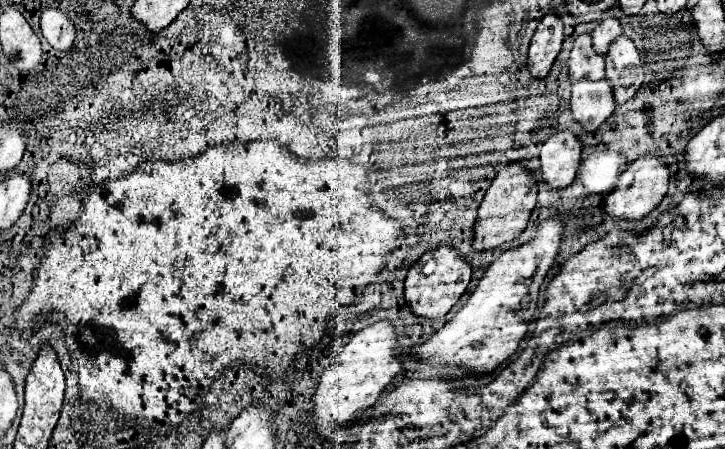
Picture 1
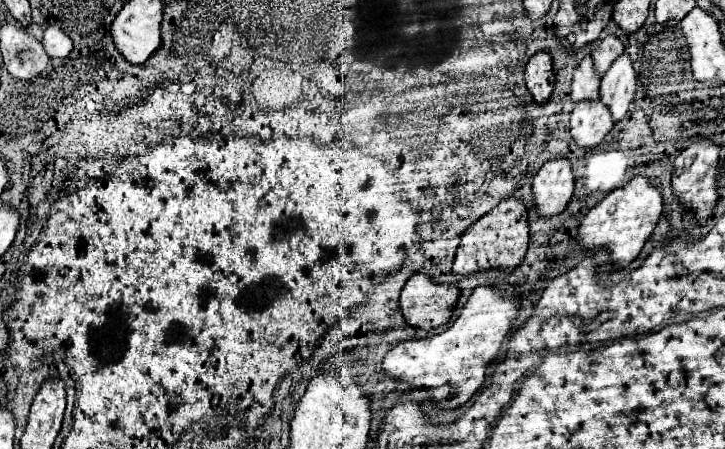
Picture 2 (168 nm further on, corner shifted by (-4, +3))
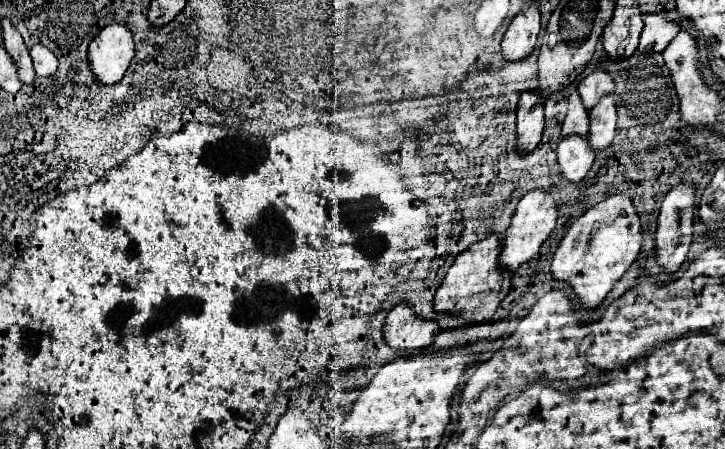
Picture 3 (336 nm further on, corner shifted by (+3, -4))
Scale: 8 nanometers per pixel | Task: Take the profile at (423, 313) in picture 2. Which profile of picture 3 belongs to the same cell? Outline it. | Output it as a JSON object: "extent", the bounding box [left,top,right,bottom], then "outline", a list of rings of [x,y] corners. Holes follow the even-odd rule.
{"extent":[382,302,440,350],"outline":[[[402,302],[388,312],[382,332],[386,344],[394,350],[424,350],[434,342],[440,326],[434,320],[420,320],[414,310]]]}

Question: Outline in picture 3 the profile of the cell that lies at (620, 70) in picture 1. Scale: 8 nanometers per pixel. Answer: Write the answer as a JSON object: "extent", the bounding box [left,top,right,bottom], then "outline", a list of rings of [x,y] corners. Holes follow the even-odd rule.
{"extent":[588,96,616,152],"outline":[[[604,96],[590,112],[588,144],[594,152],[600,152],[612,144],[616,134],[616,104],[612,96]]]}

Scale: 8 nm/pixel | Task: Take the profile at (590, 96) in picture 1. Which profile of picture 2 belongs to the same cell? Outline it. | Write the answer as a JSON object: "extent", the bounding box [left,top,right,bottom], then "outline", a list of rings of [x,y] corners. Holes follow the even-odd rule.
{"extent":[571,99,613,149],"outline":[[[601,99],[575,103],[575,109],[571,111],[571,137],[577,141],[577,145],[585,149],[599,145],[611,127],[613,117]]]}

